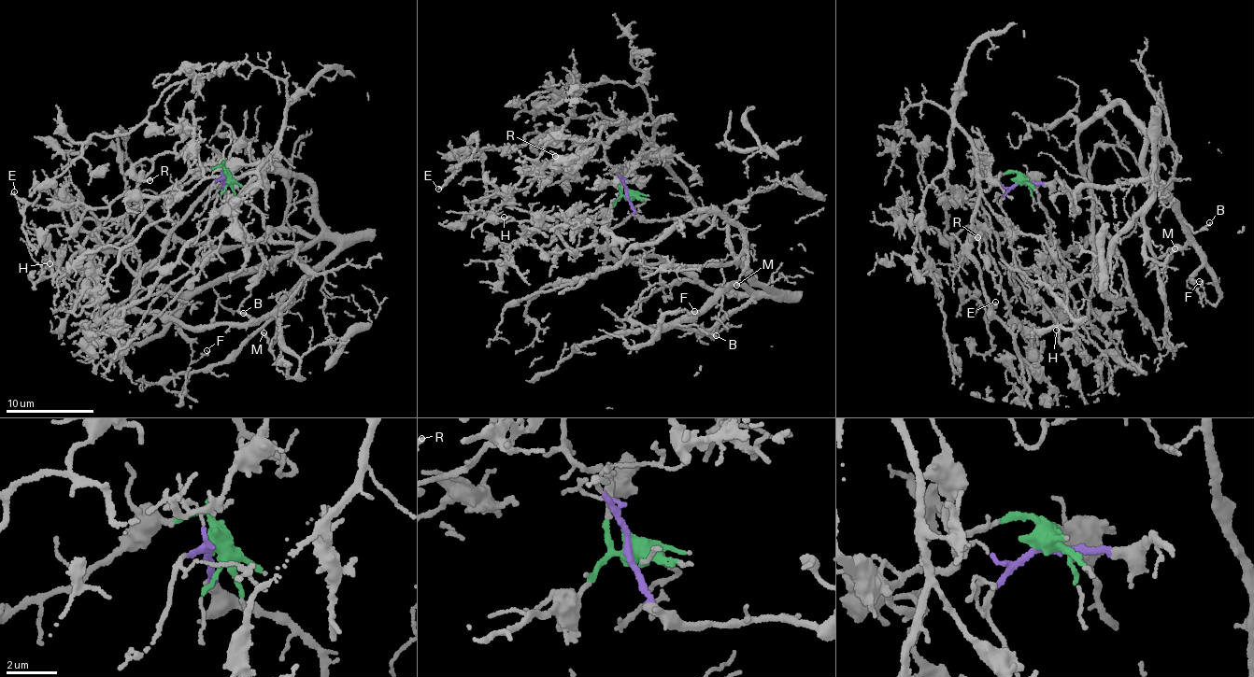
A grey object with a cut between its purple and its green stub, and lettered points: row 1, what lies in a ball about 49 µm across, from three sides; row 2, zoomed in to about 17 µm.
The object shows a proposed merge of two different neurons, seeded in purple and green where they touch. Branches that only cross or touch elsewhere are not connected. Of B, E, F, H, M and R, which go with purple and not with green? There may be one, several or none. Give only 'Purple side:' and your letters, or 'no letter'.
Purple side: B, F, M

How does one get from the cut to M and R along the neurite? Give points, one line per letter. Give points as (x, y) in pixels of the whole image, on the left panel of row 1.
M: (222, 179), (274, 239), (298, 245), (292, 258), (310, 270), (279, 305), (272, 345), (263, 332)
R: (222, 177), (224, 161), (193, 168), (173, 152), (142, 158), (134, 165), (134, 175), (150, 181)

